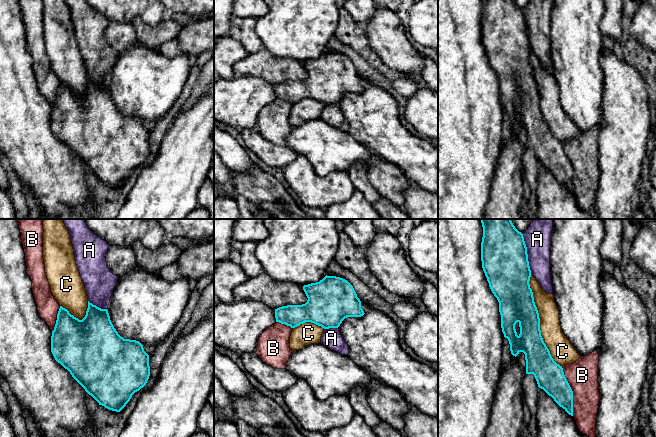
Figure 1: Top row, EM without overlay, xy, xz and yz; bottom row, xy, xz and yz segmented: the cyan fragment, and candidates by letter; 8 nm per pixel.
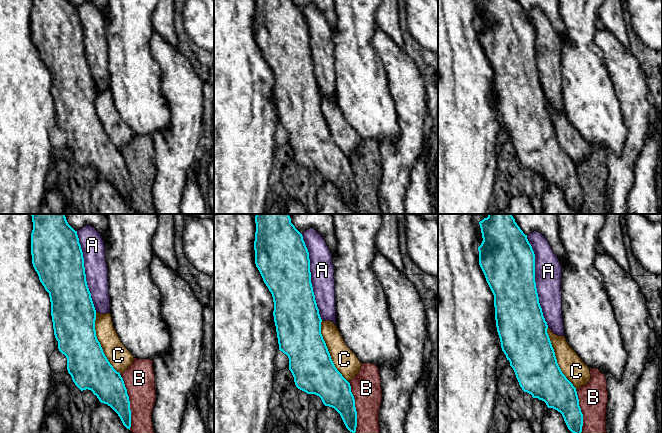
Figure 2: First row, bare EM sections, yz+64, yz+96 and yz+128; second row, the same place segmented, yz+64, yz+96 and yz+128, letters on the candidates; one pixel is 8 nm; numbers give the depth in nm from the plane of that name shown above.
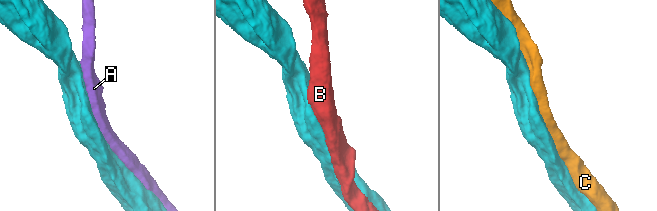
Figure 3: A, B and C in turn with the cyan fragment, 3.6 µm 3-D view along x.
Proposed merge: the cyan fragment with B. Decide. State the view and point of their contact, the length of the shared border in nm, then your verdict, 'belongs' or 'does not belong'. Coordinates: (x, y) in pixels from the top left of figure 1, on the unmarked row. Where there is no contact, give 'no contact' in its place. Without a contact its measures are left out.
meets cyan in yz at (572, 167); contact 400 nm long; does not belong

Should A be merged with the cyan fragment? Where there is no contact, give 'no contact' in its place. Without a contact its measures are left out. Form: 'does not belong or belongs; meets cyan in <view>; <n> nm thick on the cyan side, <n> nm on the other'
does not belong; meets cyan in yz; 380 nm thick on the cyan side, 220 nm on the other

